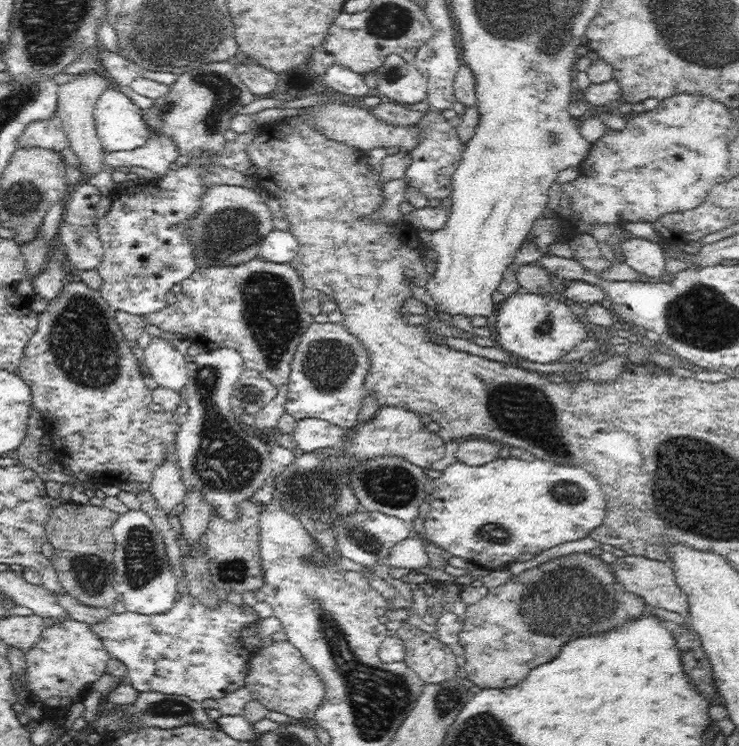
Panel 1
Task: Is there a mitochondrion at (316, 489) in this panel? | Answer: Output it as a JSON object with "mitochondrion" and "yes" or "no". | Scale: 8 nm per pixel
{"mitochondrion":"yes"}

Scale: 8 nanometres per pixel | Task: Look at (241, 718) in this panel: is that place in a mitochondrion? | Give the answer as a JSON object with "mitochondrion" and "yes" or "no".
{"mitochondrion":"no"}

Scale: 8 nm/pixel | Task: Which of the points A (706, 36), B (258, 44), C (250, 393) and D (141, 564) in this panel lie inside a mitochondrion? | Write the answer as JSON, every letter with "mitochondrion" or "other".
{"A":"mitochondrion","B":"other","C":"mitochondrion","D":"mitochondrion"}

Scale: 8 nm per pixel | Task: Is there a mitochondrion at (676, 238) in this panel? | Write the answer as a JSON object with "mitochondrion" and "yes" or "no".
{"mitochondrion":"no"}

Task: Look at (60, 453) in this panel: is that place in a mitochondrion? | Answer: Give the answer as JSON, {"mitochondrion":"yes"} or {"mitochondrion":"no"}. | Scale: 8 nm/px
{"mitochondrion":"no"}

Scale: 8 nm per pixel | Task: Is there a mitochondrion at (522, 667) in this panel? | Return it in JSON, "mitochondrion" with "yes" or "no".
{"mitochondrion":"no"}

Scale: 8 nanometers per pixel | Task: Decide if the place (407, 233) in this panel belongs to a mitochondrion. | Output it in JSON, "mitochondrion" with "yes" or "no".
{"mitochondrion":"no"}

